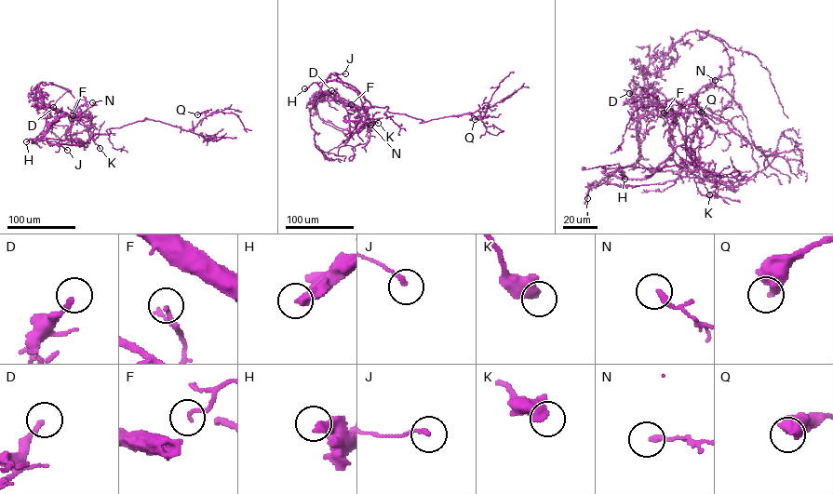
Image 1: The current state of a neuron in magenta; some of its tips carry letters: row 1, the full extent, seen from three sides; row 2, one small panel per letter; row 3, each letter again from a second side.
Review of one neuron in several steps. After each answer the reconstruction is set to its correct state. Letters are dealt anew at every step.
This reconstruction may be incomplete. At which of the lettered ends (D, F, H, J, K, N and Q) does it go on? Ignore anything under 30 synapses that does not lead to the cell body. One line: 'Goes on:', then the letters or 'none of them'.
Goes on: D, H

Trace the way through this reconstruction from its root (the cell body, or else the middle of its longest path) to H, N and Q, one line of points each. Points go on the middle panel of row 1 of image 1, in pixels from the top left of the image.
H: (370, 107), (355, 87), (344, 83), (327, 81), (320, 86), (314, 82), (304, 88)
N: (370, 107), (356, 106), (361, 115), (374, 122), (370, 125)
Q: (370, 107), (387, 106), (390, 113), (424, 122), (472, 113), (483, 108), (485, 115), (475, 119)

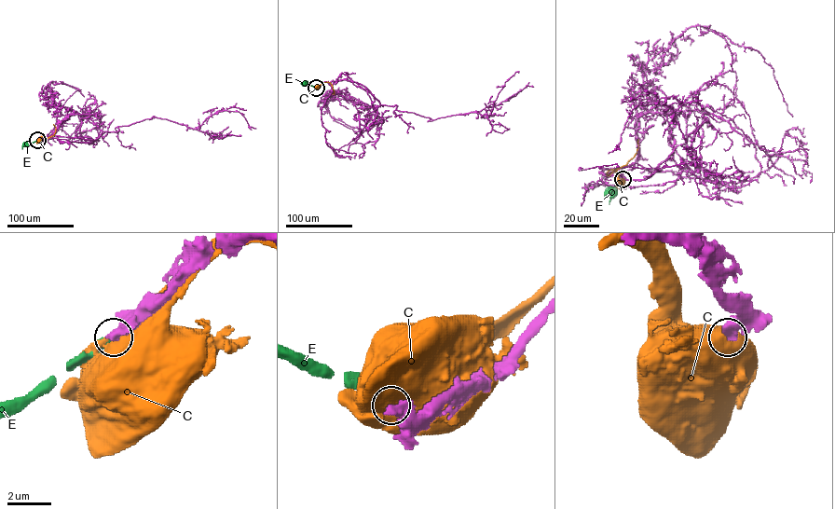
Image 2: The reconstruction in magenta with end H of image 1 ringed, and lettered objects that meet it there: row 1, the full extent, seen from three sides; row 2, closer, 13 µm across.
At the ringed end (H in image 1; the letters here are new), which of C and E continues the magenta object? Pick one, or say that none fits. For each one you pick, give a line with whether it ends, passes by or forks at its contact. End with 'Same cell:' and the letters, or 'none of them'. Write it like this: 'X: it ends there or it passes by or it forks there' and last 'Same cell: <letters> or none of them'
E: it ends there
Same cell: E

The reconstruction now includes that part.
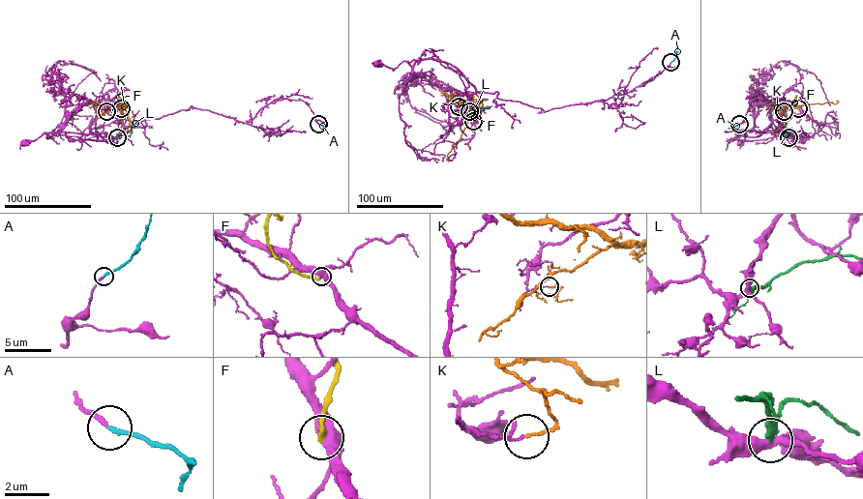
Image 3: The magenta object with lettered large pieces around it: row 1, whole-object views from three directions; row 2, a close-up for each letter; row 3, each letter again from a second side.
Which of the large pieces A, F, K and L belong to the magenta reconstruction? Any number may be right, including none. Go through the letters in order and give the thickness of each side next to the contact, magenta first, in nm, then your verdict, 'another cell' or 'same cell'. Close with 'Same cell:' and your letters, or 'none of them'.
A: 190 nm thick on the magenta side, 200 nm on the other; same cell
F: 440 nm thick on the magenta side, 260 nm on the other; another cell
K: 90 nm thick on the magenta side, 130 nm on the other; another cell
L: 360 nm thick on the magenta side, 280 nm on the other; another cell
Same cell: A

